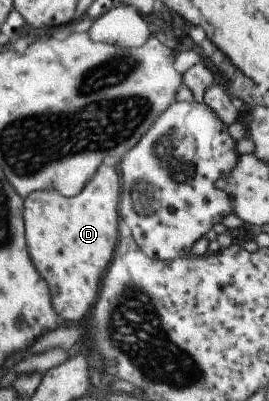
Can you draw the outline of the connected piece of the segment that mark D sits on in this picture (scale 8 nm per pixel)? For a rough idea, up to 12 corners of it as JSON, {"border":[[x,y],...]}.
{"border":[[118,174],[24,198],[28,254],[64,322],[119,239]]}

